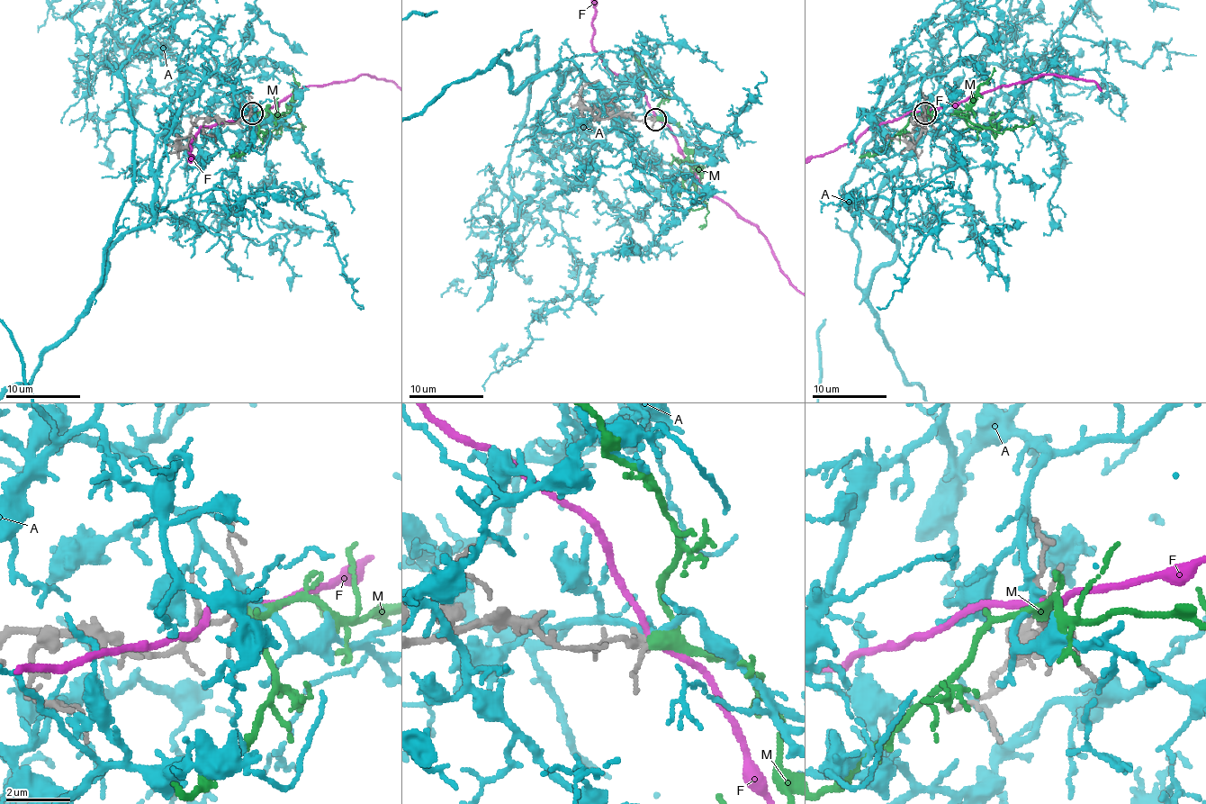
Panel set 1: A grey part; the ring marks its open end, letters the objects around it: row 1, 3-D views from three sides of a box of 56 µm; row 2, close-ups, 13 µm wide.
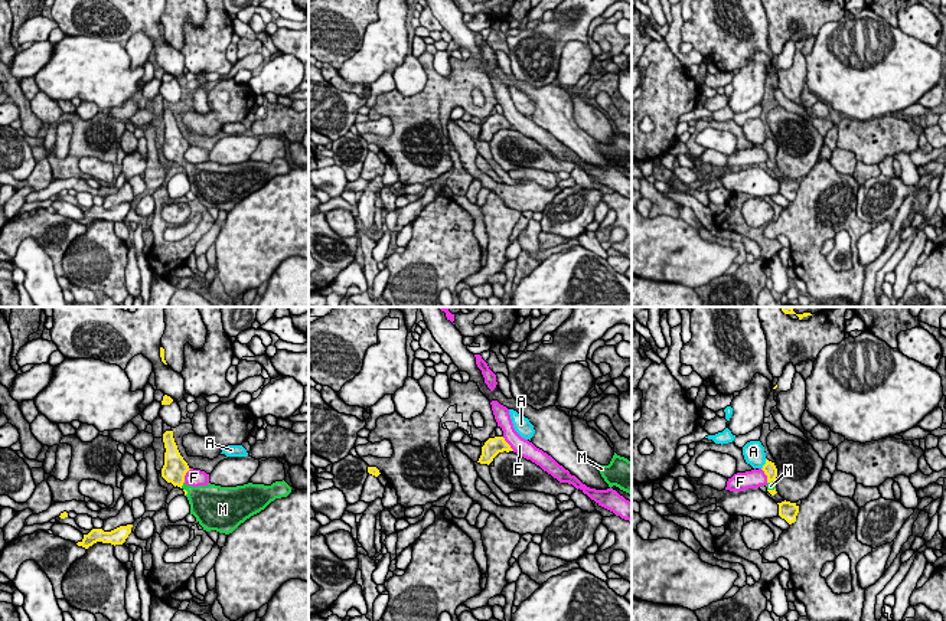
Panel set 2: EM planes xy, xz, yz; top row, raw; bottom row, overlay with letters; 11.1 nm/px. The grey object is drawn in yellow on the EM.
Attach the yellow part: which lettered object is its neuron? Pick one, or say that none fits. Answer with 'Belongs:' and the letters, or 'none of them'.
Belongs: M

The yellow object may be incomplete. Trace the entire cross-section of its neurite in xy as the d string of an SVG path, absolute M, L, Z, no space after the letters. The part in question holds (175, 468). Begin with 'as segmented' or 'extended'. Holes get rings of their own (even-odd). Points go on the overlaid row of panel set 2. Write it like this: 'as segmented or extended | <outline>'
extended | M173 431L163 434L163 442L166 452L162 477L185 491L190 514L206 532L216 530L229 535L271 501L291 493L291 487L284 480L271 486L252 483L236 487L221 487L211 483L199 487L187 486L185 475L190 468L177 450Z

